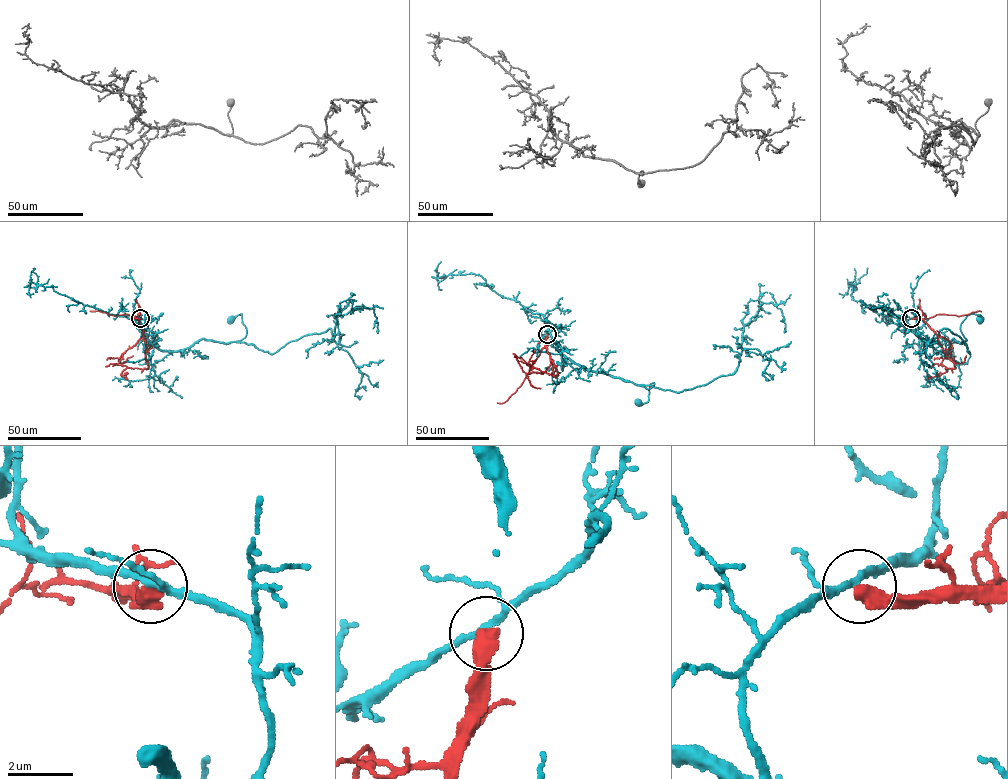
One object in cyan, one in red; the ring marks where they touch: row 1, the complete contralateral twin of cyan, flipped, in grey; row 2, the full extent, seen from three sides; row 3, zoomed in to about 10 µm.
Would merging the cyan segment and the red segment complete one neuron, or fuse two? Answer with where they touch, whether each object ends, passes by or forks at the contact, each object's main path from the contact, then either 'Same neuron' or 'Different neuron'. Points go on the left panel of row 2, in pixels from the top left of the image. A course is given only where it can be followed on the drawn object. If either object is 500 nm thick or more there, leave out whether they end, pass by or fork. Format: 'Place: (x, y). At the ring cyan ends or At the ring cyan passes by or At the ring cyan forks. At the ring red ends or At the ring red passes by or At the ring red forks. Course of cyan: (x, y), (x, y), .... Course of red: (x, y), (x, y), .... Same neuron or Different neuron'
Place: (140, 318). Course of cyan: (140, 318), (149, 342), (171, 351), (201, 339), (242, 339), (247, 329), (241, 314), (231, 320). Course of red: (140, 318), (148, 368), (127, 368), (121, 375), (126, 376). Different neuron

